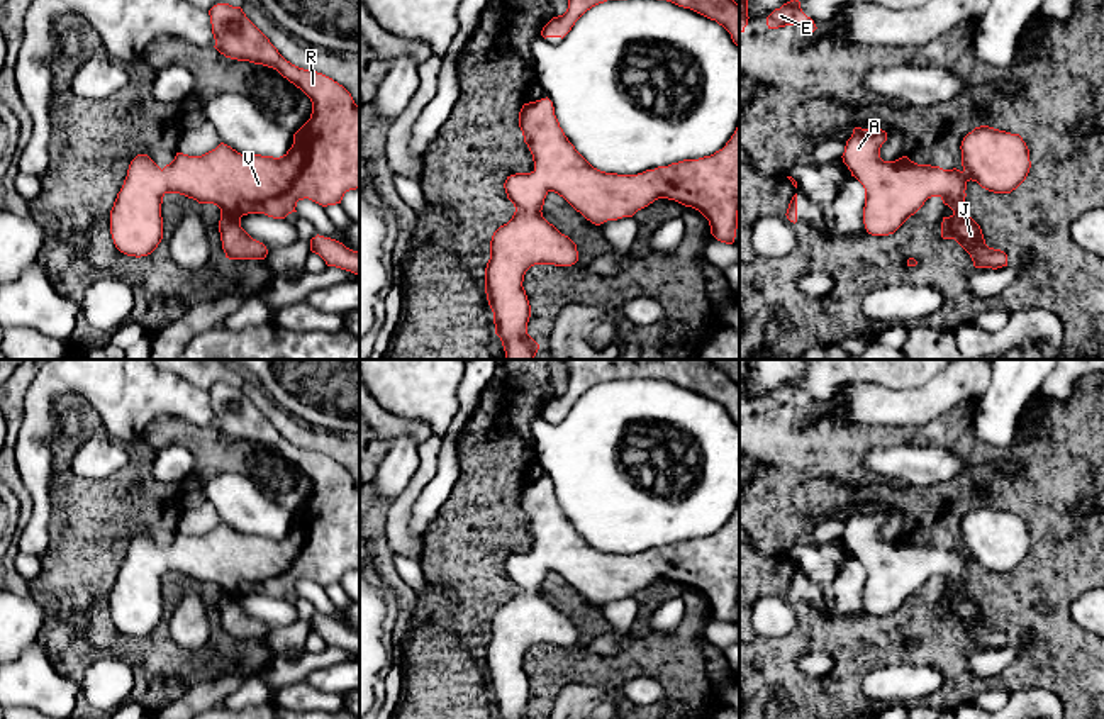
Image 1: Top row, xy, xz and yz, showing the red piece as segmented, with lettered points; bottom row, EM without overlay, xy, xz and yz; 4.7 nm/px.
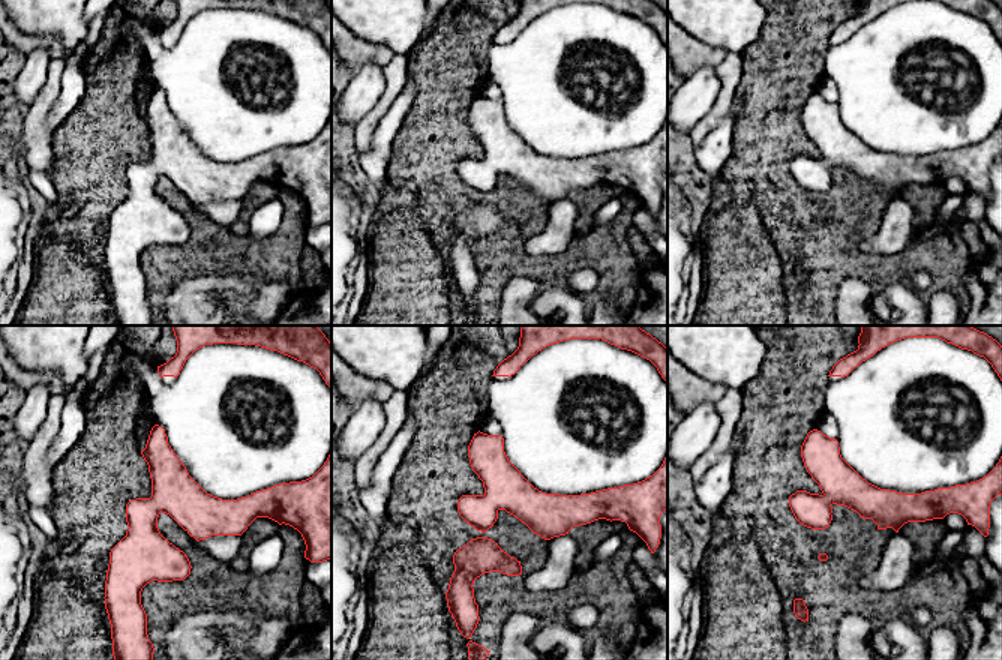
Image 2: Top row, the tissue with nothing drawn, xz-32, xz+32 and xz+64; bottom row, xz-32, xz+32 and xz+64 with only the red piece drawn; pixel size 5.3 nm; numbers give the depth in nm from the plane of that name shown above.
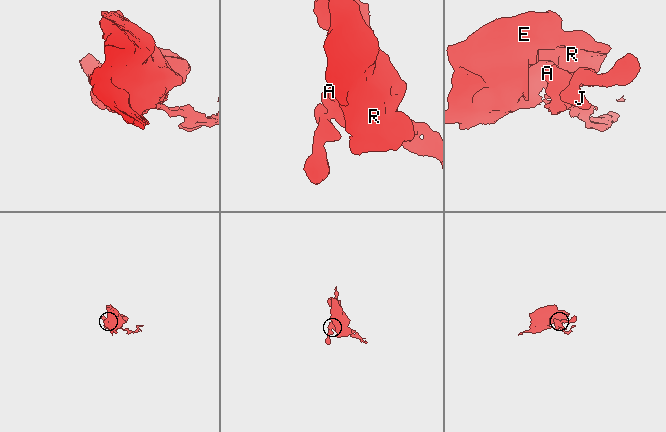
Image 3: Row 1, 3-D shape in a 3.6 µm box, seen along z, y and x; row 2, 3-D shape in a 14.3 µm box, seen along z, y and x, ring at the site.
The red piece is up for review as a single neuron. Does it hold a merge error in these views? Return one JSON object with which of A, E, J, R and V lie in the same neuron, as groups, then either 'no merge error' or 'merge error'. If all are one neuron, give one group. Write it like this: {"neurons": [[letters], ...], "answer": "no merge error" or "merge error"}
{"neurons": [["A", "E", "J", "R", "V"]], "answer": "no merge error"}

